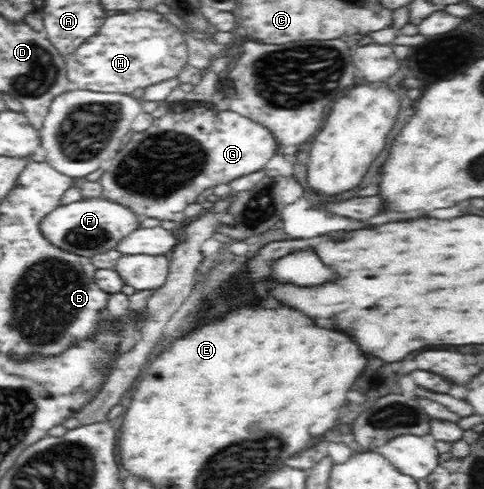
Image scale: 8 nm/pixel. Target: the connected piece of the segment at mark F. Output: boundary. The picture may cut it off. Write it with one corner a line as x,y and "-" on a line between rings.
104,197
100,199
82,199
70,205
60,205
46,219
41,221
42,233
60,249
87,258
98,253
106,253
110,249
117,249
117,245
127,235
140,229
140,215
121,203
110,201

